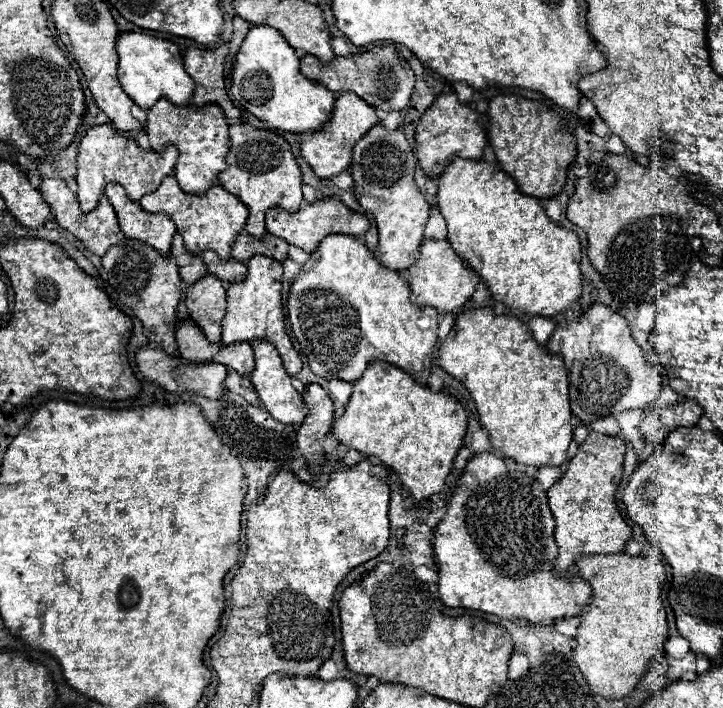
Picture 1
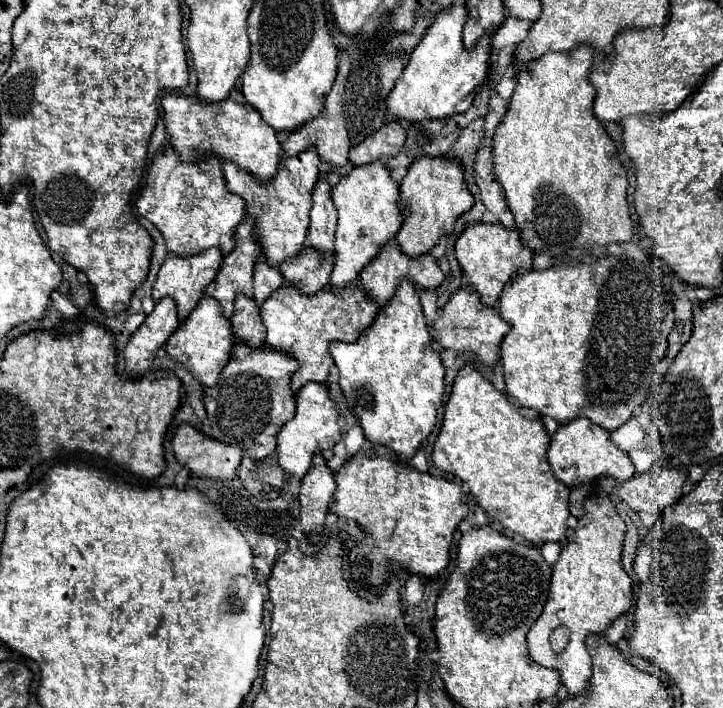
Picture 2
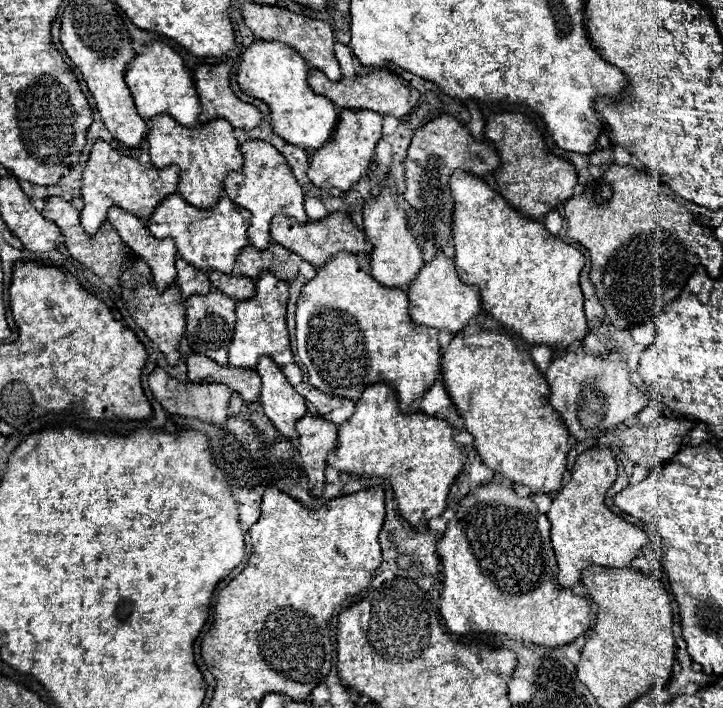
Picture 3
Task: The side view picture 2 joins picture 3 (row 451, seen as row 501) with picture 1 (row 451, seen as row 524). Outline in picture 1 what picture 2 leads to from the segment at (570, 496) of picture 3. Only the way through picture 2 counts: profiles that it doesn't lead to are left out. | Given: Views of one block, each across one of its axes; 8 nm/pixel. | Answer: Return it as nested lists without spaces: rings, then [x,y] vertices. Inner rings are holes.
[[[590,432],[590,436],[578,446],[578,452],[568,460],[566,472],[548,490],[550,512],[556,520],[556,544],[558,558],[554,568],[568,572],[580,552],[584,554],[618,554],[622,552],[628,538],[632,538],[632,528],[620,516],[616,508],[616,492],[622,480],[622,458],[626,452],[626,442],[618,436],[606,436],[600,432]]]

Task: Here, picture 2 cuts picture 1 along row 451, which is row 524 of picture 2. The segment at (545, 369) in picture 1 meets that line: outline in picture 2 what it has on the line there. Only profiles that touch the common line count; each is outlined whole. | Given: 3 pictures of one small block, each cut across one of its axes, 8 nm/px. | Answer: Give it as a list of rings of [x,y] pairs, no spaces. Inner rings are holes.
[[[466,364],[452,386],[450,400],[446,402],[444,412],[444,424],[436,438],[432,462],[438,470],[458,478],[464,482],[476,502],[484,508],[490,522],[500,526],[508,534],[520,534],[526,542],[532,546],[546,544],[546,542],[564,542],[568,532],[568,496],[570,490],[558,482],[550,470],[550,464],[546,460],[548,450],[548,434],[544,430],[544,424],[540,418],[528,420],[524,418],[518,408],[510,404],[510,400],[500,394],[472,364]]]

